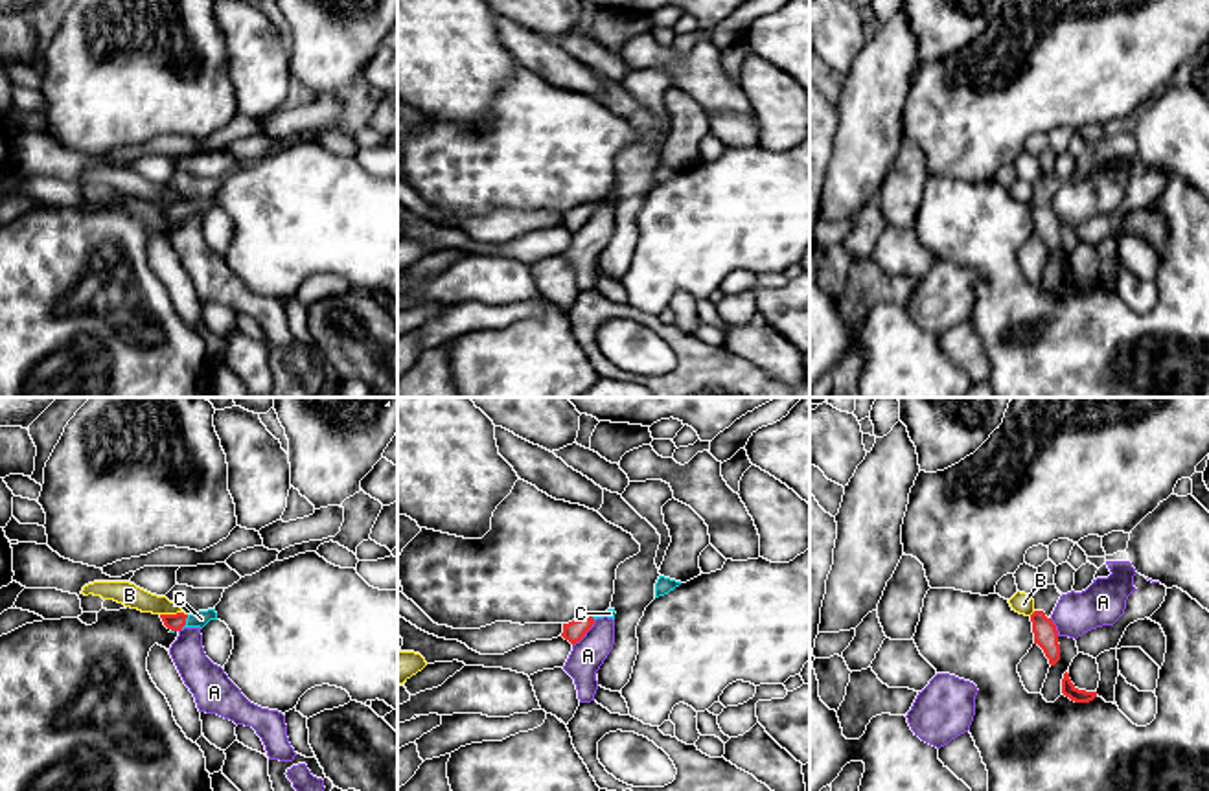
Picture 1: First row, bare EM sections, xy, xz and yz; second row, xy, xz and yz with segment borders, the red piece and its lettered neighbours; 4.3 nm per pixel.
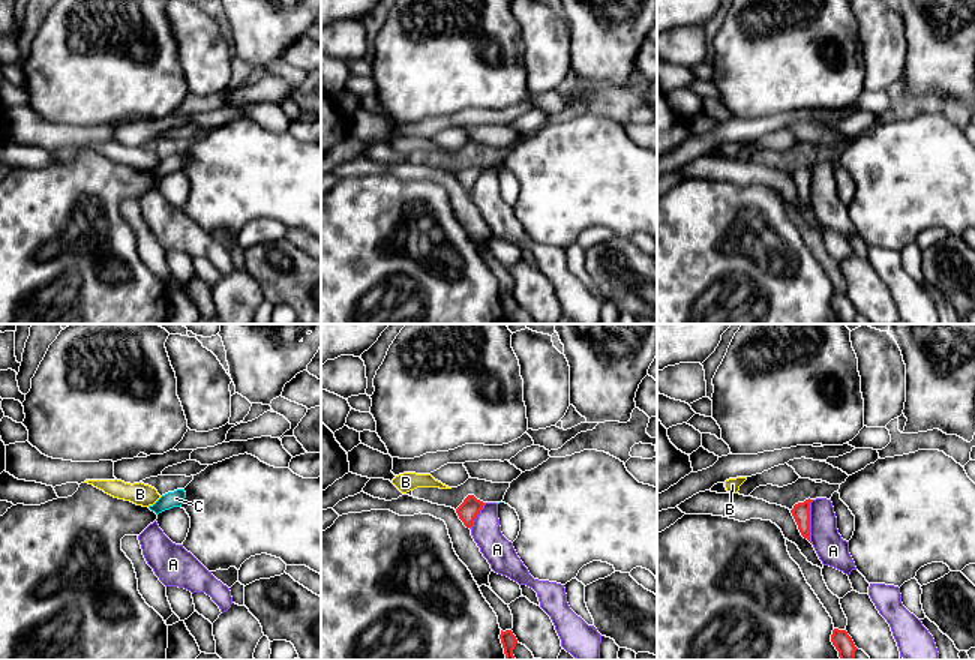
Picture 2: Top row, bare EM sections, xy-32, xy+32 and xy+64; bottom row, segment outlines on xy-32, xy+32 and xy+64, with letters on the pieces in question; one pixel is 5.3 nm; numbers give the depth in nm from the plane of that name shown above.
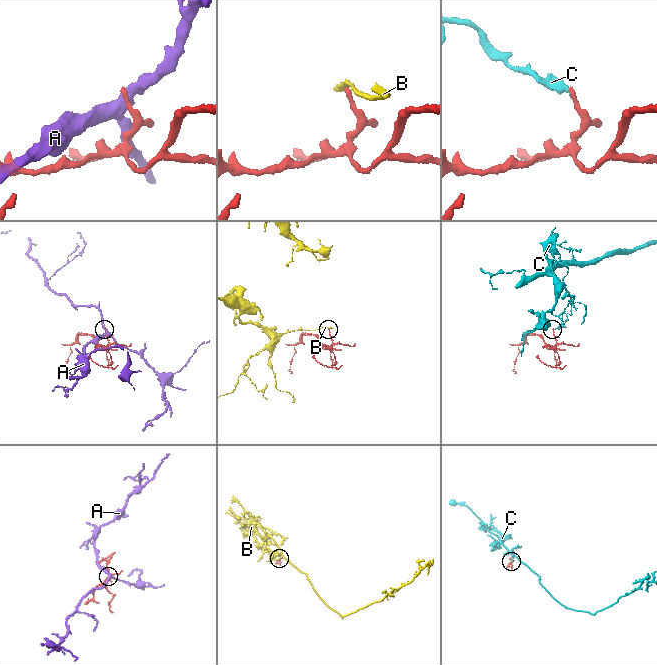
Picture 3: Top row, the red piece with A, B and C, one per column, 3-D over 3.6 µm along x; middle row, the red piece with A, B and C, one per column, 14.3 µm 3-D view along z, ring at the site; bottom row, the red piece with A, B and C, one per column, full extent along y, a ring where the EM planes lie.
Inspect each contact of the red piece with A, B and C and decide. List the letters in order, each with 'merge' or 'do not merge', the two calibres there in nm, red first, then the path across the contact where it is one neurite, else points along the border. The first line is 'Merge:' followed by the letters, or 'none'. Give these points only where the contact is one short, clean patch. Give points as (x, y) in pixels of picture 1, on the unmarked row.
Merge: C
A: do not merge; 90 nm thick on the red side, 150 nm on the other; border along xz (595, 208), (573, 234)
B: do not merge; 80 nm thick on the red side, 100 nm on the other; border along xy (184, 201), (161, 203)
C: merge; 80 nm thick on the red side, 70 nm on the other; runs through xy (175, 210), (184, 210), (201, 206)

